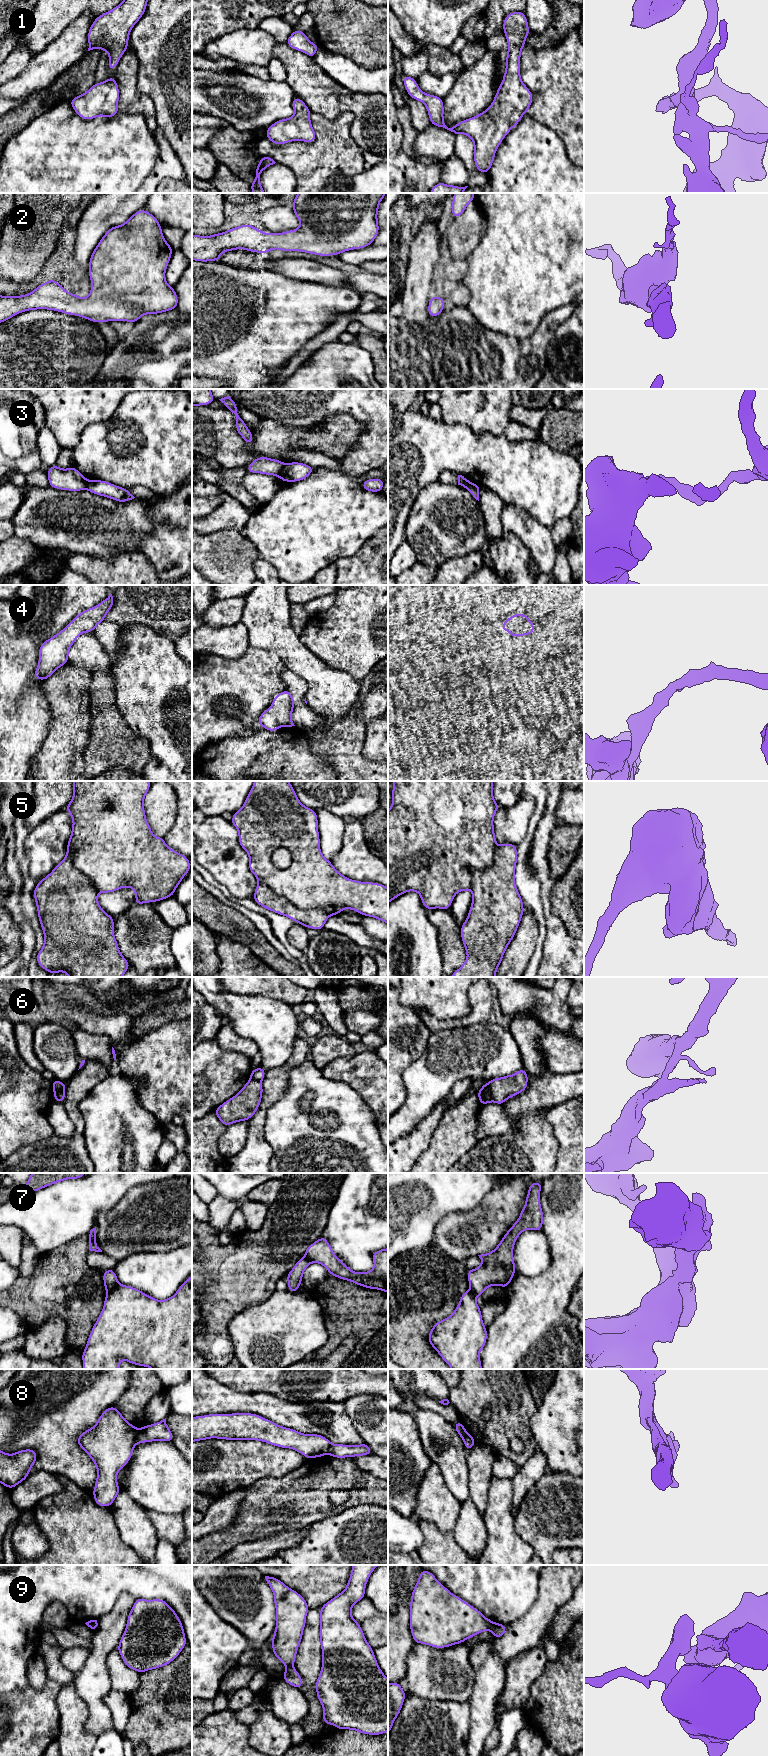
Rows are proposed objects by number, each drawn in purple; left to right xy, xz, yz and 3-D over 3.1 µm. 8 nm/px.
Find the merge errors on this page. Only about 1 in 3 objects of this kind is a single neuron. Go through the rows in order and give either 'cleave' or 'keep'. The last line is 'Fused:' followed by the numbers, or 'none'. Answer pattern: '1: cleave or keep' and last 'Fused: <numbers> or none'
1: keep
2: keep
3: cleave
4: keep
5: cleave
6: cleave
7: cleave
8: cleave
9: cleave
Fused: 3, 5, 6, 7, 8, 9

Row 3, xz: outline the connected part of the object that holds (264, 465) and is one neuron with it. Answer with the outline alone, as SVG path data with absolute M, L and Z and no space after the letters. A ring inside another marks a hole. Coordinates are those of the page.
M257 457L247 466L246 470L250 473L261 473L264 475L280 475L284 463L280 460L271 459L269 457Z

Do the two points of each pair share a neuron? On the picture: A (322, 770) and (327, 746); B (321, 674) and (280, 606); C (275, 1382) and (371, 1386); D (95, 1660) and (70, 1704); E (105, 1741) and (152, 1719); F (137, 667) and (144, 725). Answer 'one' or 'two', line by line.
A: two
B: one
C: one
D: two
E: two
F: one

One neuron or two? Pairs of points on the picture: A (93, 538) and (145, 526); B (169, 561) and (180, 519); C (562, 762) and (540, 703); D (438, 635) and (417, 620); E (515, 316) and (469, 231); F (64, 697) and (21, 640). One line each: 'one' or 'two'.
A: one
B: one
C: two
D: one
E: two
F: two

